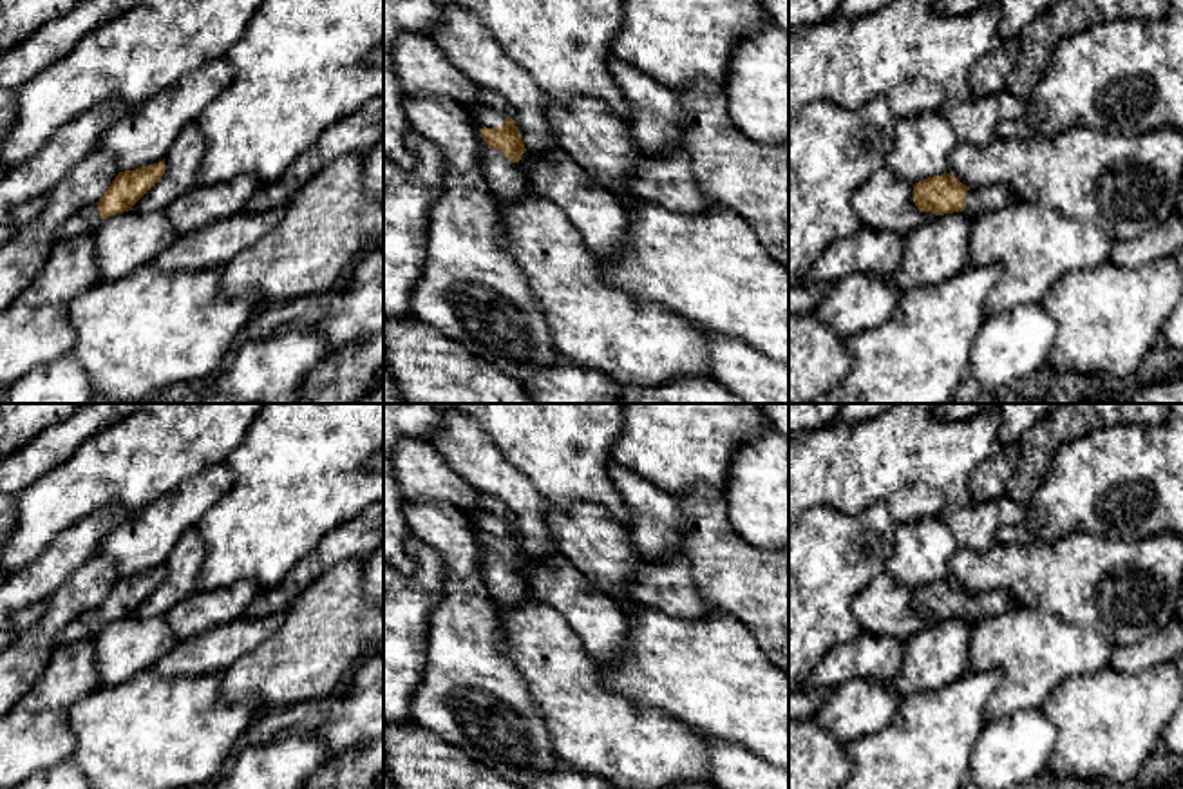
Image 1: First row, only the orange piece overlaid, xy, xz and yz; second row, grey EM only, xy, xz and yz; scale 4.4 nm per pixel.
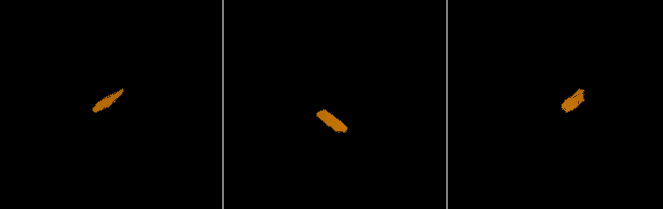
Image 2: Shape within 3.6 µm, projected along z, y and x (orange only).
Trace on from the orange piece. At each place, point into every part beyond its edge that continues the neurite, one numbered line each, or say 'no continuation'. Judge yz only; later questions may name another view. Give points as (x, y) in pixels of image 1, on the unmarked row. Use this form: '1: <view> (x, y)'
1: yz (981, 605)

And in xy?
1: xy (85, 627)

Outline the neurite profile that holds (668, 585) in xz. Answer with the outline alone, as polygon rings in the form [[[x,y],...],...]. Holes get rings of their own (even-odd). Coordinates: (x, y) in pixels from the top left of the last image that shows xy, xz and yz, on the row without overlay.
[[[682,554],[666,559],[640,557],[629,585],[629,599],[669,617],[698,621],[715,610],[700,594],[691,566]]]

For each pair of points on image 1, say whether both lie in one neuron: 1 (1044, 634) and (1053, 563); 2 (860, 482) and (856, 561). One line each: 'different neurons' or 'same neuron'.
1: different neurons
2: different neurons

